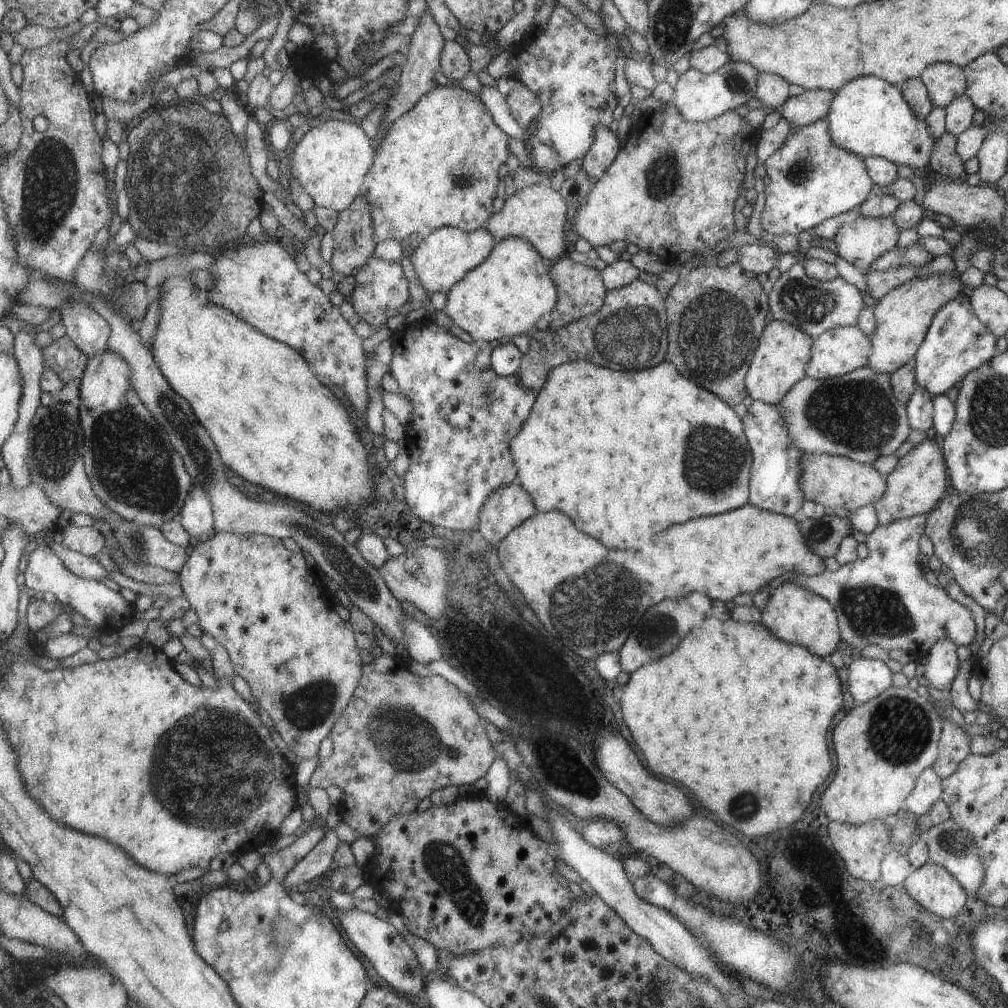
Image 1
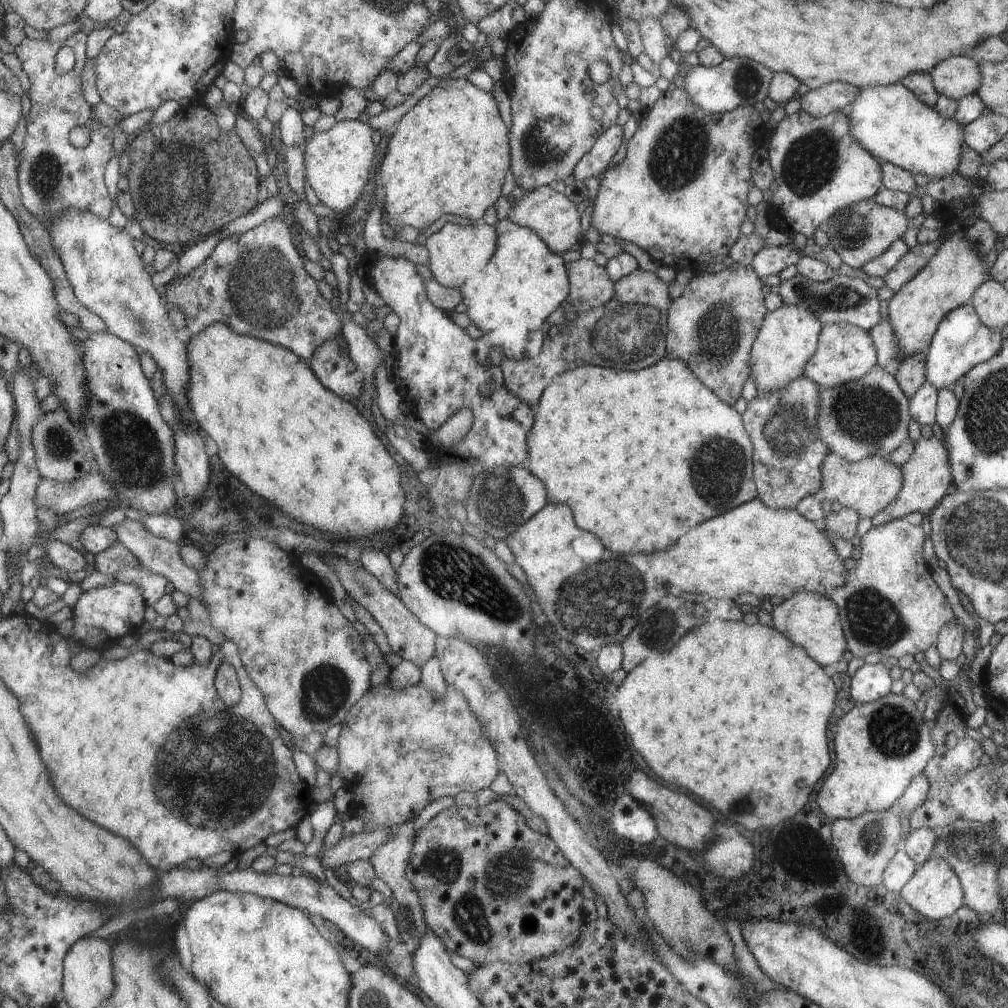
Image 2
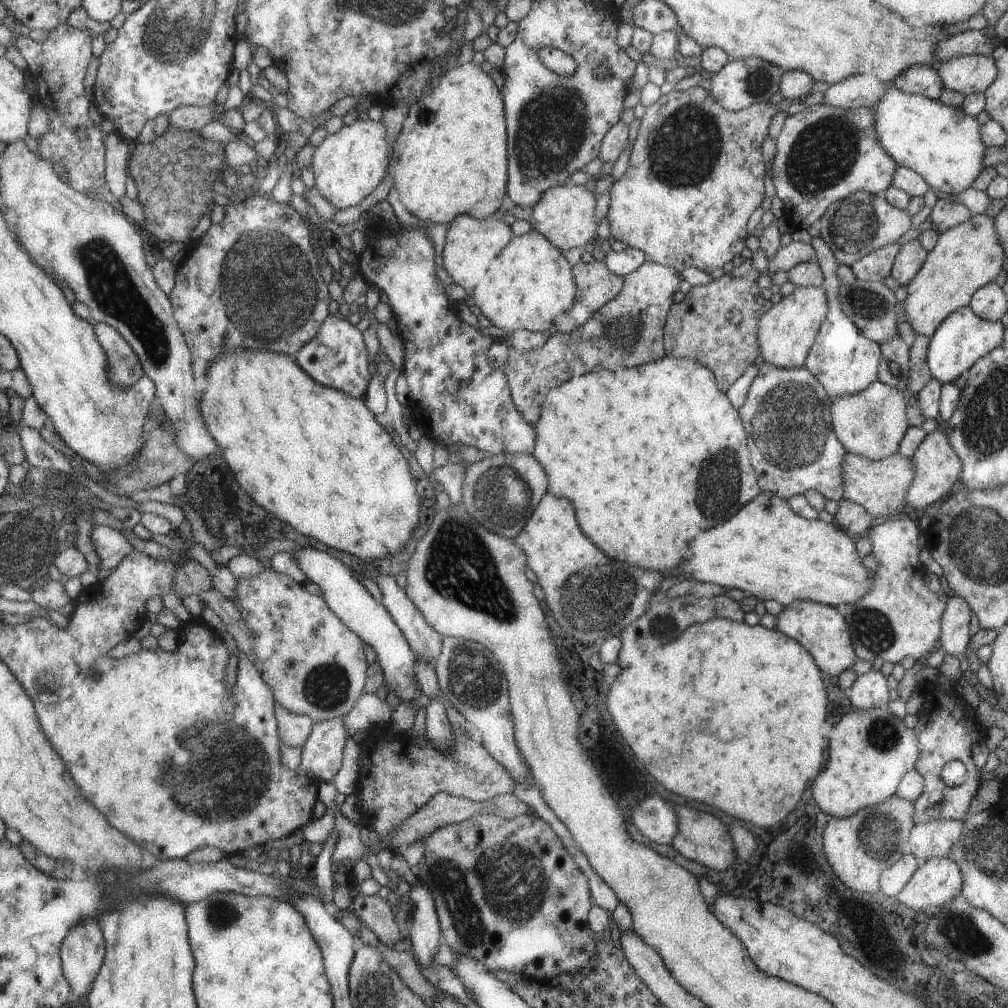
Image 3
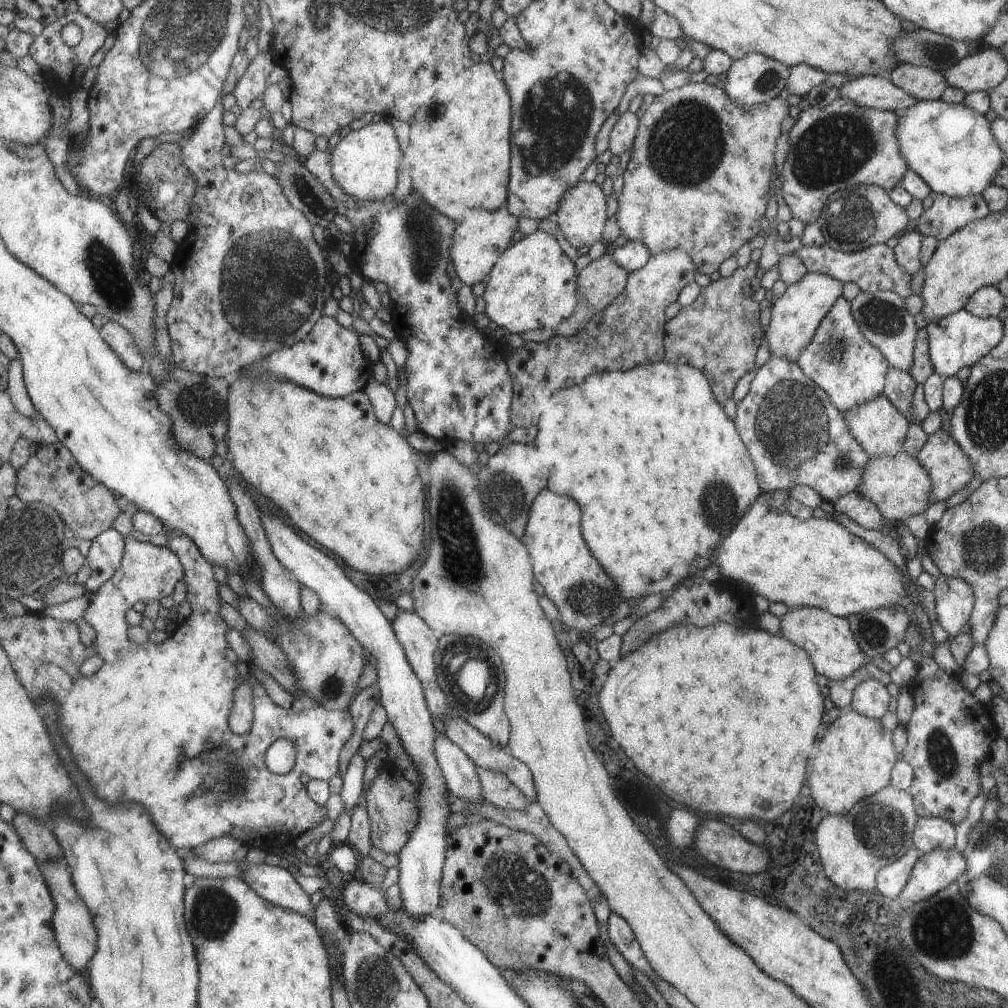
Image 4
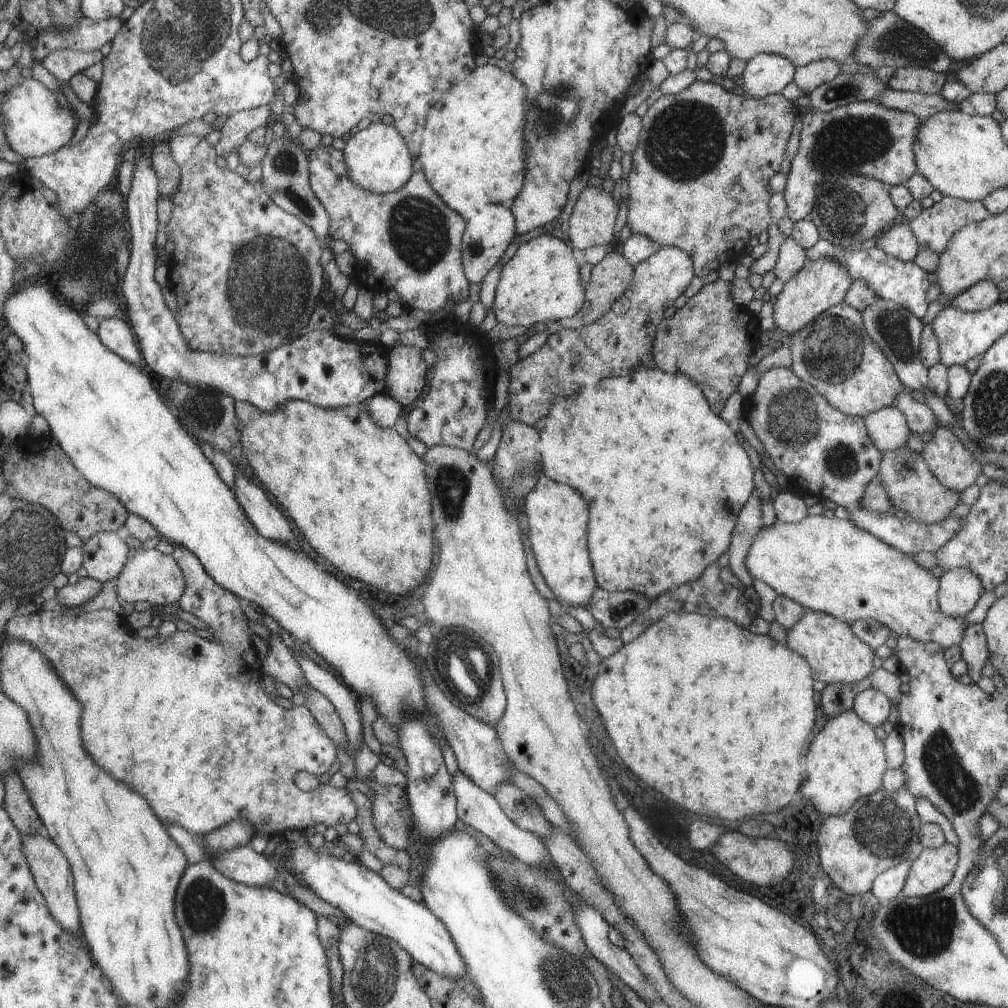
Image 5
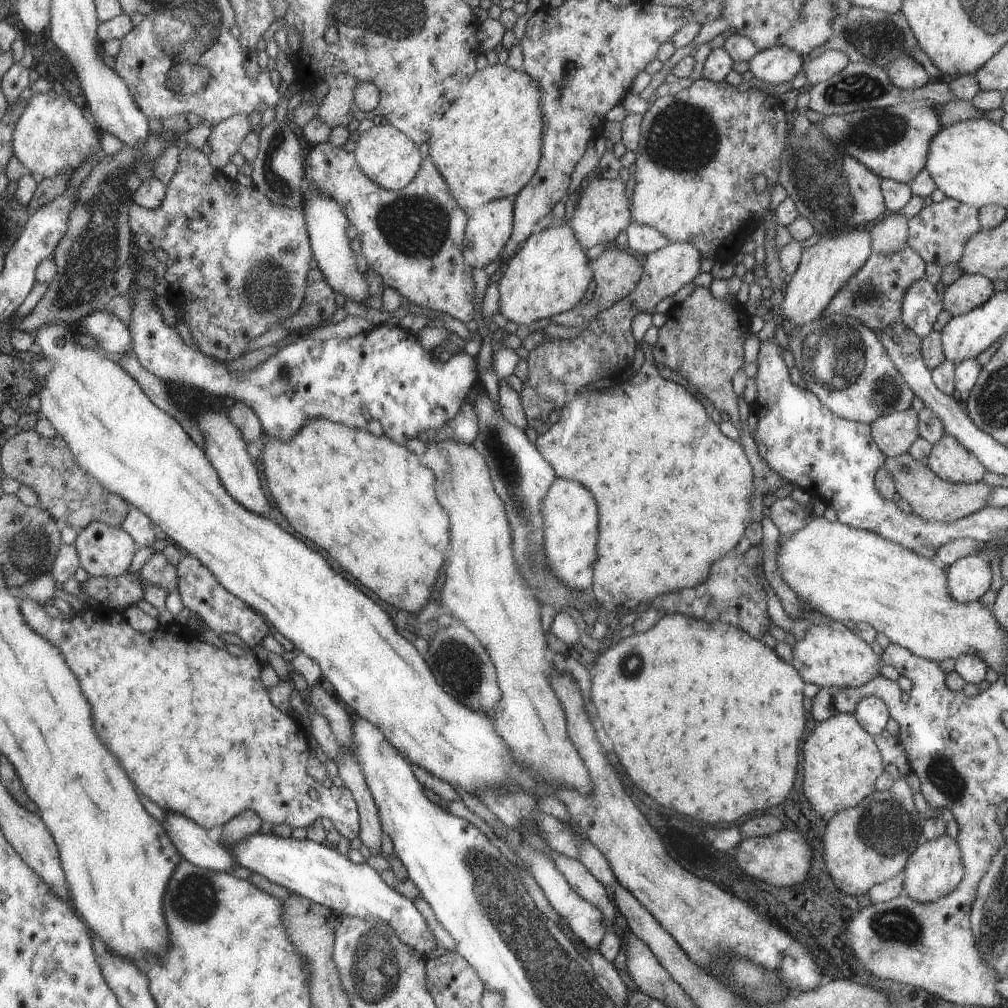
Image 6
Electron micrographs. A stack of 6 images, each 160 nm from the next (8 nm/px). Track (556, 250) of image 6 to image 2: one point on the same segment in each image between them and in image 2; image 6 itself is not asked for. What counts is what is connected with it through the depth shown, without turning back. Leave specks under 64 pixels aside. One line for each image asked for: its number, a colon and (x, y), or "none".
2: (522, 284)
3: (529, 283)
4: (532, 285)
5: (540, 283)

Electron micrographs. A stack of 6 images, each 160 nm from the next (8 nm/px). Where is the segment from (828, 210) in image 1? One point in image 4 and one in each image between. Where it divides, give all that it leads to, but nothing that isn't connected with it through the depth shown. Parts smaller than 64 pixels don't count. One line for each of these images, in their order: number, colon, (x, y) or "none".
2: (818, 166)
3: (822, 154)
4: (843, 144)

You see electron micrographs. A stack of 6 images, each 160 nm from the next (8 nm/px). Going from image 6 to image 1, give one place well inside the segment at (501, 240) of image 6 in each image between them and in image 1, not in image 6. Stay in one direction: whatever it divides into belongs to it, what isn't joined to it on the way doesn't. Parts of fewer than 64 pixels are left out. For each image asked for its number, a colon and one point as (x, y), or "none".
1: (442, 258)
2: (456, 252)
3: (470, 244)
4: (480, 238)
5: (488, 232)

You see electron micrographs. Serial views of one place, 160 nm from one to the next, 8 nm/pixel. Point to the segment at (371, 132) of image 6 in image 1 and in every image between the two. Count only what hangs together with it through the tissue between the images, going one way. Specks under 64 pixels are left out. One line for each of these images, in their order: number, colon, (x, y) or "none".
1: (331, 161)
2: (338, 160)
3: (348, 164)
4: (365, 161)
5: (378, 159)

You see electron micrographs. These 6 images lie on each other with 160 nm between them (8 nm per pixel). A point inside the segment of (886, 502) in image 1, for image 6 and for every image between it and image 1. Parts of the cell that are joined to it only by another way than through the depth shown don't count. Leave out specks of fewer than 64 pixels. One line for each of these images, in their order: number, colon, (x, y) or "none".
2: (926, 476)
3: (937, 467)
4: (949, 468)
5: (955, 467)
6: (949, 459)

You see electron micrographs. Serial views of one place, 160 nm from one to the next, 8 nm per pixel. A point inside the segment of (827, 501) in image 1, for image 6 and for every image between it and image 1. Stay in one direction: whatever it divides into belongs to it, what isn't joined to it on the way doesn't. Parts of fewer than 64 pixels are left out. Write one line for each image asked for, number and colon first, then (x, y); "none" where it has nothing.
2: (868, 485)
3: (879, 486)
4: (899, 486)
5: (909, 484)
6: (933, 499)

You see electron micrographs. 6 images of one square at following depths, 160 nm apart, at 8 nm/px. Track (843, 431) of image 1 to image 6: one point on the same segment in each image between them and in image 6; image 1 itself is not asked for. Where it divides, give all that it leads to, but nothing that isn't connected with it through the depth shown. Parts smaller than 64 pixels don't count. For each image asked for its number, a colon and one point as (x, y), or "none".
2: (862, 418)
3: (871, 423)
4: (879, 428)
5: (888, 429)
6: (894, 433)

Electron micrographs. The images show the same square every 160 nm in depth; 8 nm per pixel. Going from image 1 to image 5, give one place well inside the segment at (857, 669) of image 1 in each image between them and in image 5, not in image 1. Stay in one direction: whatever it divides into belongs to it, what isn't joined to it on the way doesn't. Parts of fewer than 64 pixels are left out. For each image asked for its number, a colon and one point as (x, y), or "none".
2: (870, 682)
3: (869, 691)
4: (869, 698)
5: (872, 707)

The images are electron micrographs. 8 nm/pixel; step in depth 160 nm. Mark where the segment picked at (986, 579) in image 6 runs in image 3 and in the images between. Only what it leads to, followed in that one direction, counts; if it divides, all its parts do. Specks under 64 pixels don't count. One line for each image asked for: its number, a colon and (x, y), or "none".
3: (954, 635)
4: (953, 598)
5: (959, 589)

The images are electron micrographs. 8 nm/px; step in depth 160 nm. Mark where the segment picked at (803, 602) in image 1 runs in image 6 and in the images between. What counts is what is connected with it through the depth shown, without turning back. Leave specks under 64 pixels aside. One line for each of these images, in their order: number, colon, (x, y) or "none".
2: (808, 619)
3: (822, 630)
4: (828, 639)
5: (835, 654)
6: (829, 655)

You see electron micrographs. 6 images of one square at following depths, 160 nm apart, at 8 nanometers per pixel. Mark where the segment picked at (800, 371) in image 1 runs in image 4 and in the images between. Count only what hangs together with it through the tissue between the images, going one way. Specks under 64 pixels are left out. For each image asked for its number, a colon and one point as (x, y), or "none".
2: (787, 338)
3: (787, 331)
4: (792, 319)

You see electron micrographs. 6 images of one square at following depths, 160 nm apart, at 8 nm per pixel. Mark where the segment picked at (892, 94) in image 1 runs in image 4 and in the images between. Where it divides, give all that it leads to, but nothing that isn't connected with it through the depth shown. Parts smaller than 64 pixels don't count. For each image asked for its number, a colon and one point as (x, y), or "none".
2: (889, 121)
3: (942, 144)
4: (951, 147)

